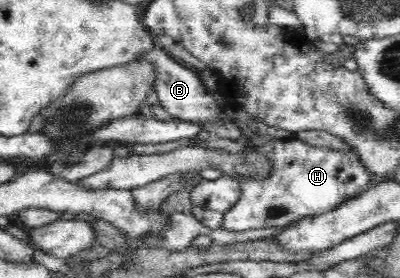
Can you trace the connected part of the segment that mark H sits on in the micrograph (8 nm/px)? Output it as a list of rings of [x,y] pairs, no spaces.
[[[293,137],[269,141],[256,151],[267,153],[275,160],[275,175],[263,184],[251,180],[239,181],[242,190],[238,202],[223,212],[220,228],[224,232],[242,234],[246,230],[296,223],[300,218],[338,207],[346,199],[360,194],[370,180],[366,168],[355,156],[309,148]]]

